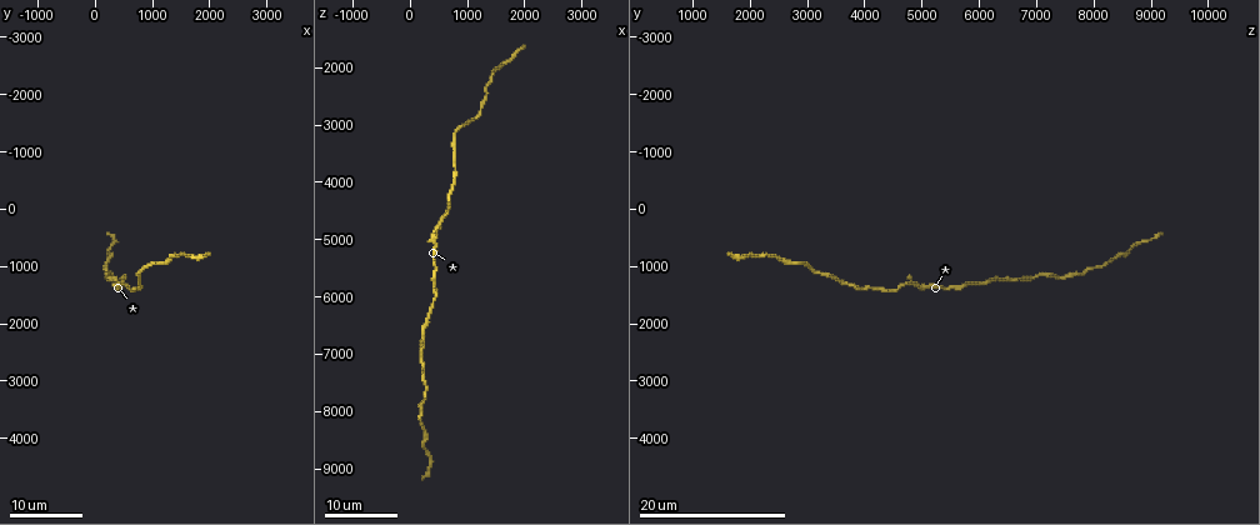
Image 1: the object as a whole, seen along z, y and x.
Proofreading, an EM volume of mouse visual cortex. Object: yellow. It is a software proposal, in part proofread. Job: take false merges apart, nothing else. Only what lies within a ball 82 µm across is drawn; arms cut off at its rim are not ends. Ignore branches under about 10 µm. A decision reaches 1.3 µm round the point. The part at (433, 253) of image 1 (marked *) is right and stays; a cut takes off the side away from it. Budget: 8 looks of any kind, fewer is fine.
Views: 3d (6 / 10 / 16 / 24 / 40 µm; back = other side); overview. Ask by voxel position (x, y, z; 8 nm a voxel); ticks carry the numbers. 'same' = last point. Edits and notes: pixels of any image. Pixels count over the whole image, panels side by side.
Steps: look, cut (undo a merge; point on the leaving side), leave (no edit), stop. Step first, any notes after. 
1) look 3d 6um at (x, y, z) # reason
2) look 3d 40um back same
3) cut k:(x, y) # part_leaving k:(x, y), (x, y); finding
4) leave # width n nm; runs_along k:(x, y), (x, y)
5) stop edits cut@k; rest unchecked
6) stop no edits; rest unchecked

look 3d 16um at (450, 1250, 4750) # three-way junction

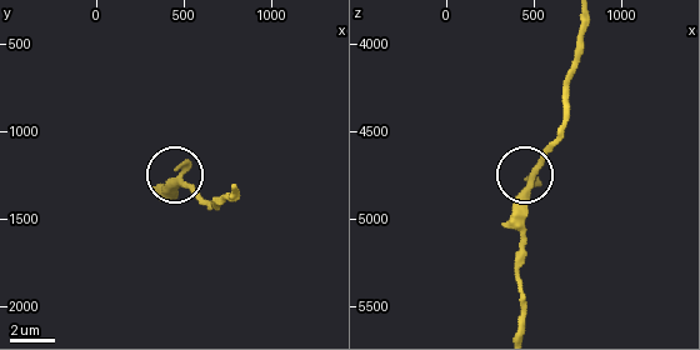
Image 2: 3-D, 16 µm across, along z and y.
look 3d 10um at (480, 1300, 4780) # closer look

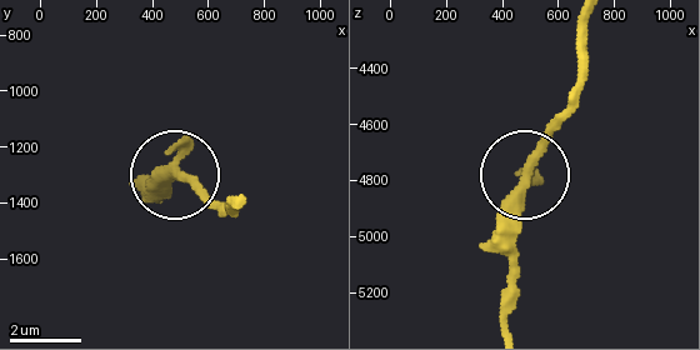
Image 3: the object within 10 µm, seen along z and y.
leave # one cell here

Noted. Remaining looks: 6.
look 3d 16um at (800, 1250, 3750) # a narrow waist

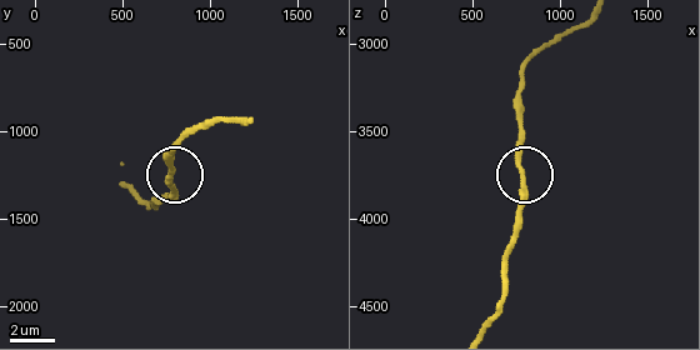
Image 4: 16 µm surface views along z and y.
look 3d 6um same

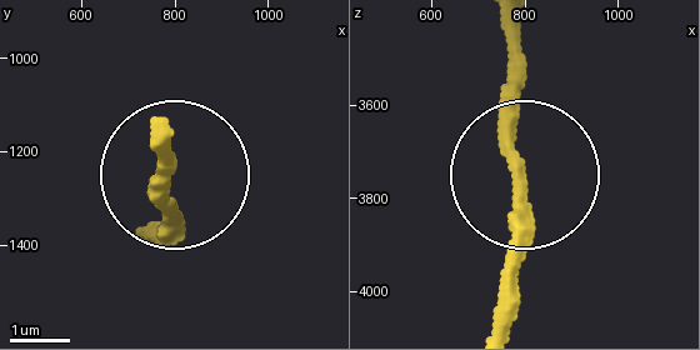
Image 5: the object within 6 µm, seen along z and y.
leave # width 240 nm; runs_along 5:(490, 329), (520, 179), (520, 30); all the same cell

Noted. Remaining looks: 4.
look 3d 16um at (250, 1200, 6700) # thin neck

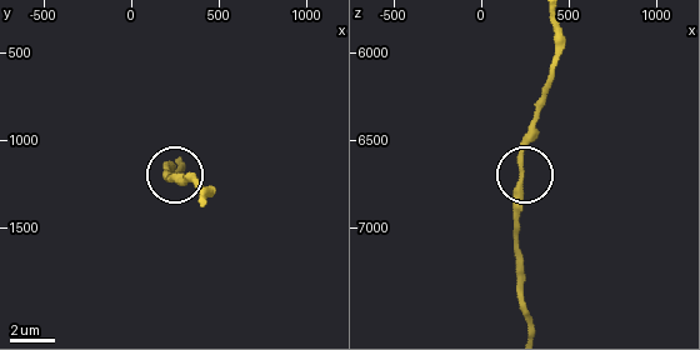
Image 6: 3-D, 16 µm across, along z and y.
look 3d 10um same # closer look

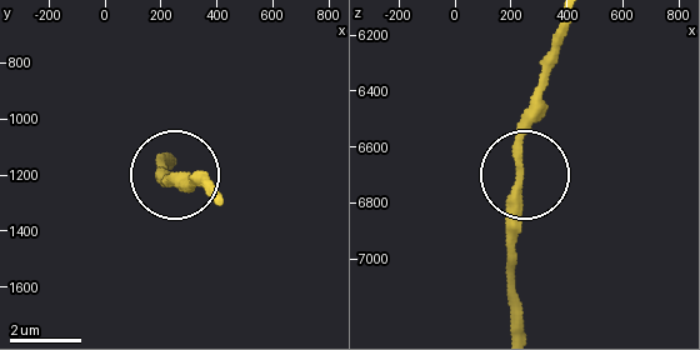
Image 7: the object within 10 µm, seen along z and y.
leave # width 230 nm; runs_along 7:(568, 24), (524, 149), (514, 263); all the same cell

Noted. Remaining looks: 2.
stop no edits; rest unchecked

